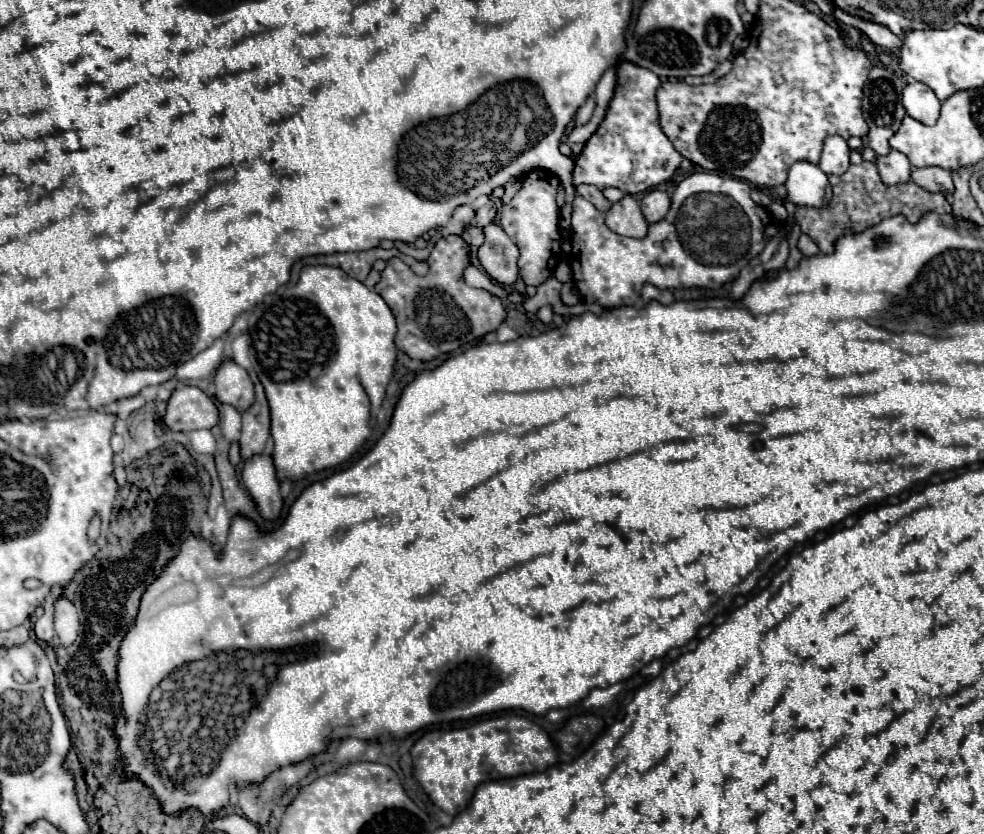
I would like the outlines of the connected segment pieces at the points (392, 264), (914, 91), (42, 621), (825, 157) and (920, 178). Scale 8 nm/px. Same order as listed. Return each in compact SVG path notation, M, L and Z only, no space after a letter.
M460 235L440 237L436 241L428 257L430 271L426 277L414 275L398 257L388 259L386 263L382 281L374 287L374 291L388 303L398 321L396 347L412 359L430 361L442 355L442 351L450 353L466 347L486 333L496 331L506 319L506 309L496 295L484 289L472 289L464 283L460 267L468 265L468 245Z
M908 83L902 93L902 105L916 121L924 125L934 125L940 117L940 99L924 83Z
M56 587L52 589L50 597L44 601L44 615L36 621L34 625L34 633L36 633L36 639L42 639L44 643L52 643L54 639L54 625L52 625L52 613L54 613L54 601L62 595L62 589Z
M832 135L824 141L824 149L822 149L818 167L826 175L842 175L850 167L850 147L846 145L842 137Z
M922 167L916 171L912 169L912 181L930 193L942 193L942 195L954 193L952 173L940 167Z

